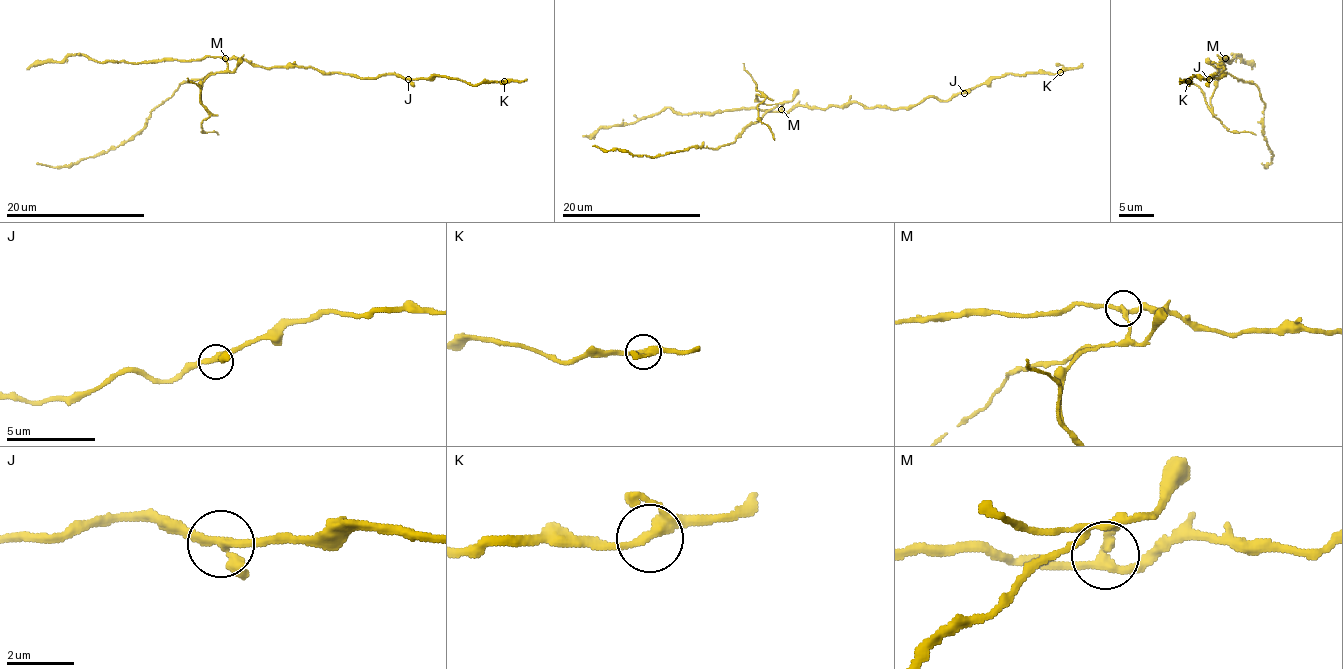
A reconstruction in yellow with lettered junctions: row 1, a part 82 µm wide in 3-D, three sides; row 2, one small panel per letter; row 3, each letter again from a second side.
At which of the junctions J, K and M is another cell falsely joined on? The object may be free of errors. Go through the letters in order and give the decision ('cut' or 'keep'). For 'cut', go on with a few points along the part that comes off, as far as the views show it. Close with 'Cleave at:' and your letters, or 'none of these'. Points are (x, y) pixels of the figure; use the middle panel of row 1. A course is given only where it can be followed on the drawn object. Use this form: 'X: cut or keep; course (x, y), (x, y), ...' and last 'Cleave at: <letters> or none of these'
J: keep
K: keep
M: cut; course (782, 109), (783, 104), (754, 121), (733, 142), (714, 149), (691, 147), (646, 156), (592, 145)
Cleave at: M

